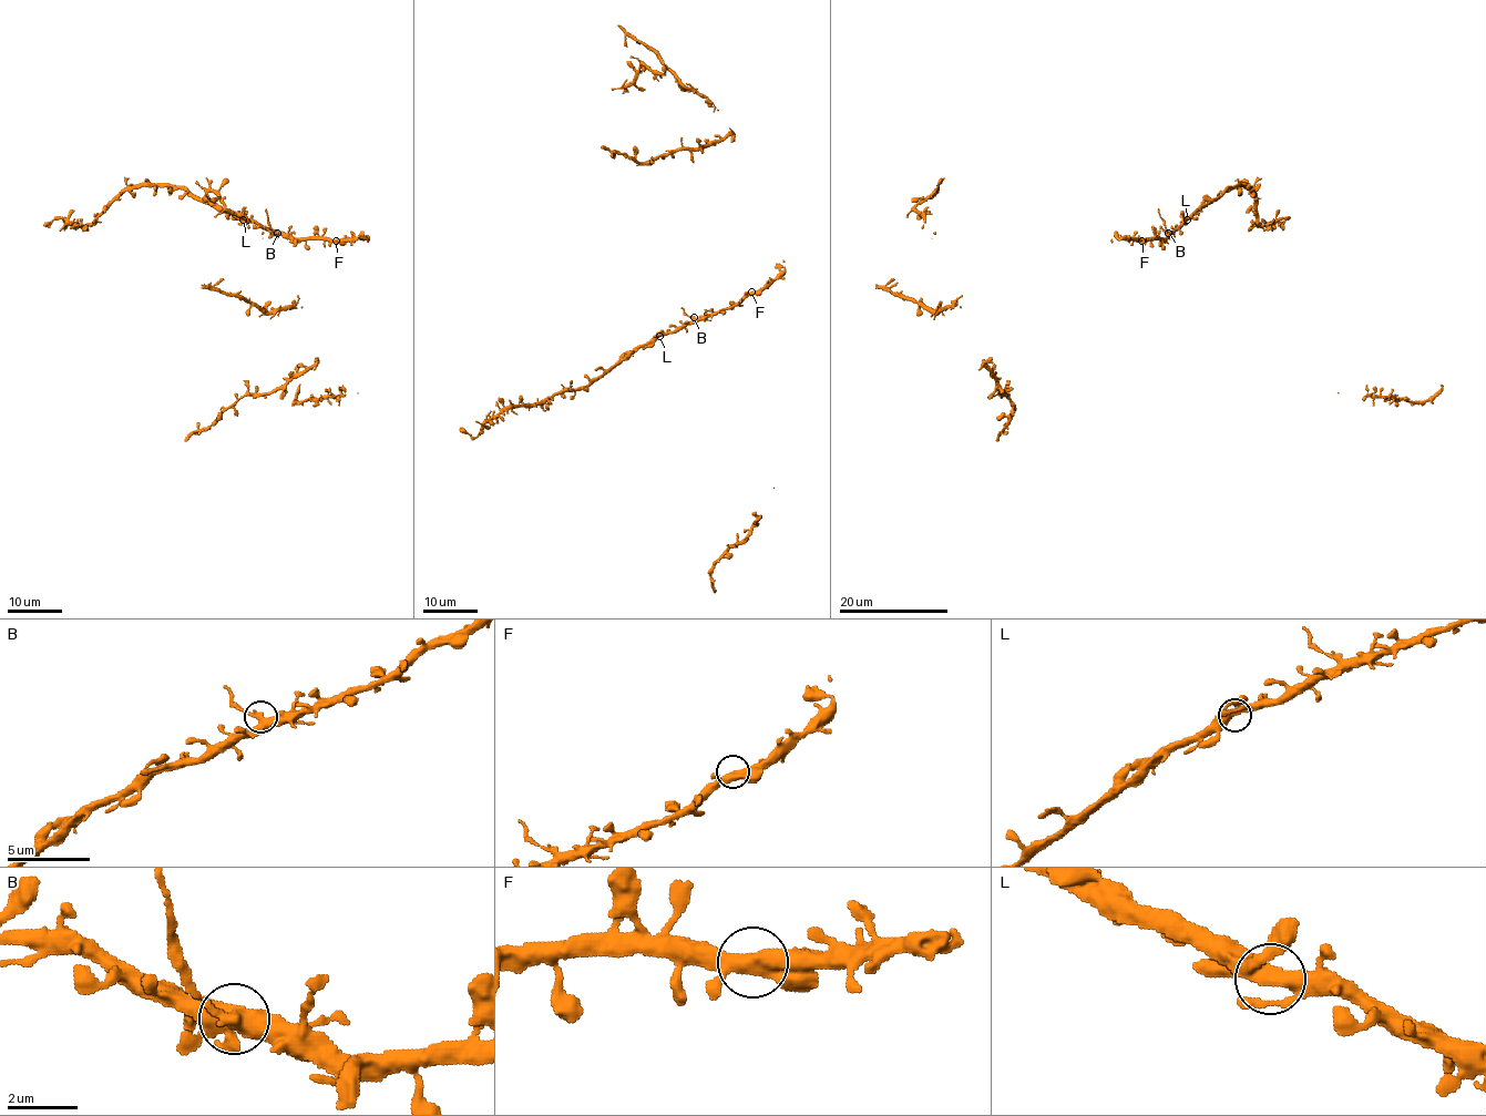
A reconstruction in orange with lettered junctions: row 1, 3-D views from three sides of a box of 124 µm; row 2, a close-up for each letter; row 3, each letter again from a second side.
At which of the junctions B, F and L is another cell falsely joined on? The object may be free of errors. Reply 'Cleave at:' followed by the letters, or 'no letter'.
Cleave at: B

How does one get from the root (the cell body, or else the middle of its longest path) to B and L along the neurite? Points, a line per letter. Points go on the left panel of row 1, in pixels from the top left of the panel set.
B: (336, 239), (295, 239), (277, 232)
L: (336, 239), (295, 239), (243, 219)

